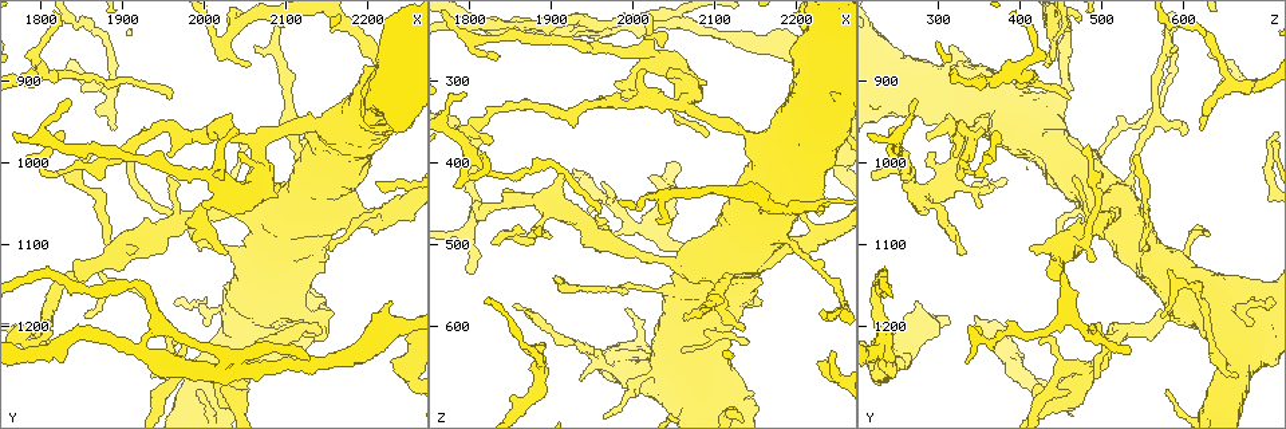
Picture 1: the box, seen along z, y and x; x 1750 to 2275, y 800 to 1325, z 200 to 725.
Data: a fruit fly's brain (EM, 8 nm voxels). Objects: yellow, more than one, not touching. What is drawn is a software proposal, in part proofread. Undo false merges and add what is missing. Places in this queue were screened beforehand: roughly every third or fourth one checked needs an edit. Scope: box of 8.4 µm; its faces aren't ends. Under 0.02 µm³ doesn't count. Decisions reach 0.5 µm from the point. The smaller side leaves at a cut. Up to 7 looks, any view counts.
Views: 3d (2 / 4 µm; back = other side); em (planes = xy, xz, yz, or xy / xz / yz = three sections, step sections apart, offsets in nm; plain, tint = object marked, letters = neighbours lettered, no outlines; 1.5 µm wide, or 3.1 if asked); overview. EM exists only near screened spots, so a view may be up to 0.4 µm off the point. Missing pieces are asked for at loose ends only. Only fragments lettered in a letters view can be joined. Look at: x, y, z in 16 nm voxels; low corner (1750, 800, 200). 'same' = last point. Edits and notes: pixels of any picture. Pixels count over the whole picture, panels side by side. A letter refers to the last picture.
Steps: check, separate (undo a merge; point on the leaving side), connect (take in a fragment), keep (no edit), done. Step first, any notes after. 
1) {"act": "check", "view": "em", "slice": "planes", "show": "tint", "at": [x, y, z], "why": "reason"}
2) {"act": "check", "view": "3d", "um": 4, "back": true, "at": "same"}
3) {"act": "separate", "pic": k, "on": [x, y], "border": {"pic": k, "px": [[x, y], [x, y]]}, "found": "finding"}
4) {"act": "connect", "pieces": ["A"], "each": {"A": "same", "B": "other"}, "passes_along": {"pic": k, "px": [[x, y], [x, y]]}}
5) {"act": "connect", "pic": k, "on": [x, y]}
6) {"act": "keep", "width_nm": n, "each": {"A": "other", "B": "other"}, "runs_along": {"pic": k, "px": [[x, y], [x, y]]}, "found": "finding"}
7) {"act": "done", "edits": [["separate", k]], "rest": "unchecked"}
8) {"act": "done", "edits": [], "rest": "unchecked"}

{"act": "check", "view": "em", "slice": "planes", "show": "letters", "at": [2245, 880, 580], "why": "sharp bend"}

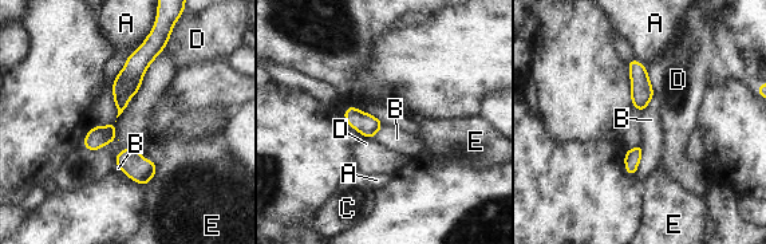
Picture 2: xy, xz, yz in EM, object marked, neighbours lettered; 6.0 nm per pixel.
{"act": "keep", "each": {"A": "other", "B": "other", "C": "other", "D": "other", "E": "other"}, "border": {"pic": 2, "px": [[642, 144], [642, 158], [634, 176]]}, "found": "one neuron here"}

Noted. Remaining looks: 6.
{"act": "check", "view": "em", "slice": "xz", "step": 4, "show": "letters", "at": [2005, 1100, 555], "why": "thick turns thin"}

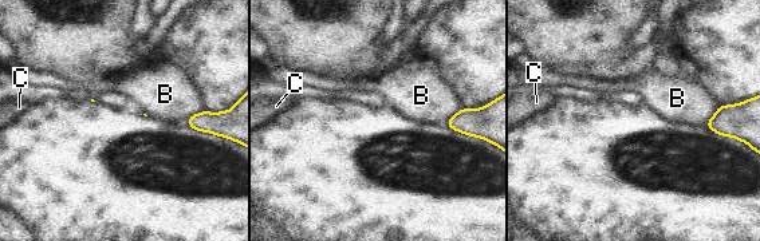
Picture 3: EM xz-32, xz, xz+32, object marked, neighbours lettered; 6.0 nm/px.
{"act": "keep", "longest_contact_nm": ["B", 150], "each": {"B": "other", "C": "other"}, "found": "all the same neuron"}

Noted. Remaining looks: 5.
{"act": "check", "view": "em", "slice": "planes", "show": "letters", "at": [1925, 1230, 240], "why": "closes a loop"}

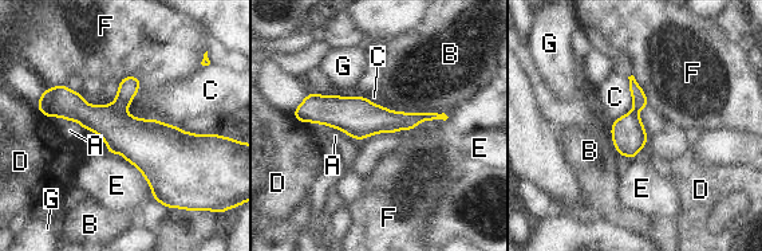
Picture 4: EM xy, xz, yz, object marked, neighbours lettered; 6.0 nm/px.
{"act": "separate", "pic": 4, "on": [129, 86], "each": {"A": "other", "B": "other", "C": "other", "D": "other", "E": "other", "F": "other", "G": "other"}, "border": {"pic": 4, "px": [[111, 105], [125, 112]]}, "found": "a second neuron is stuck on"}

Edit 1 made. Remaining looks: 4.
{"act": "done", "edits": [["separate", 4]], "rest": "unchecked"}

